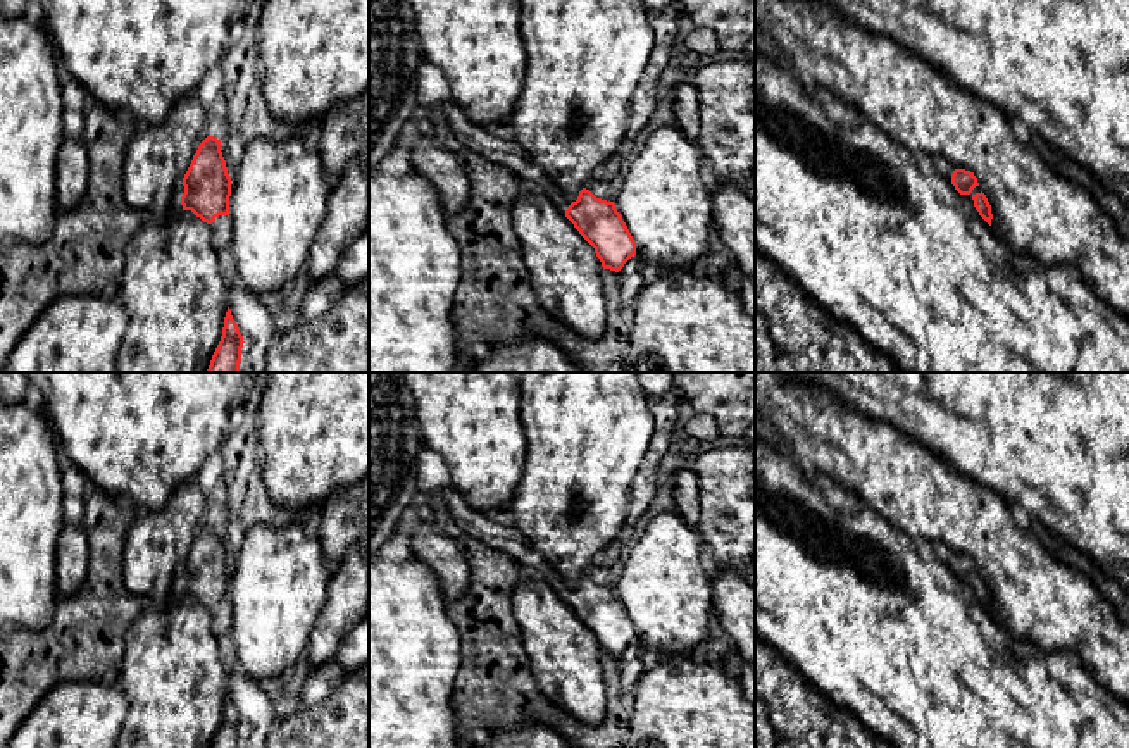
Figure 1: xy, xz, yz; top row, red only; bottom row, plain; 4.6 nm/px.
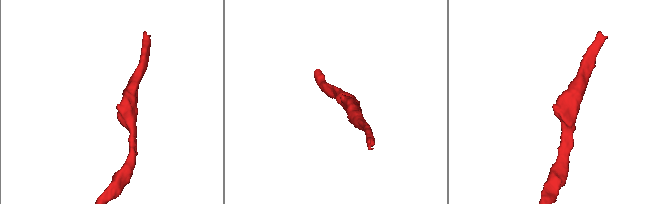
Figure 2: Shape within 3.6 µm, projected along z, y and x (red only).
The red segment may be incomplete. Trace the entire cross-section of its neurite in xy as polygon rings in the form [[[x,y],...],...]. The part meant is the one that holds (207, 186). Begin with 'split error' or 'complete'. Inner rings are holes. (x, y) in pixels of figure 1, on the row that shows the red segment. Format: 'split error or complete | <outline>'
split error | [[[207,136],[176,188],[165,219],[176,219],[191,210],[212,224],[219,215],[229,215],[231,178],[221,152],[221,140]]]

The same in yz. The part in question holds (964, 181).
split error | [[[955,169],[951,174],[951,184],[955,190],[969,200],[969,203],[979,212],[979,215],[991,226],[991,205],[986,195],[981,191],[974,172],[965,169]]]

